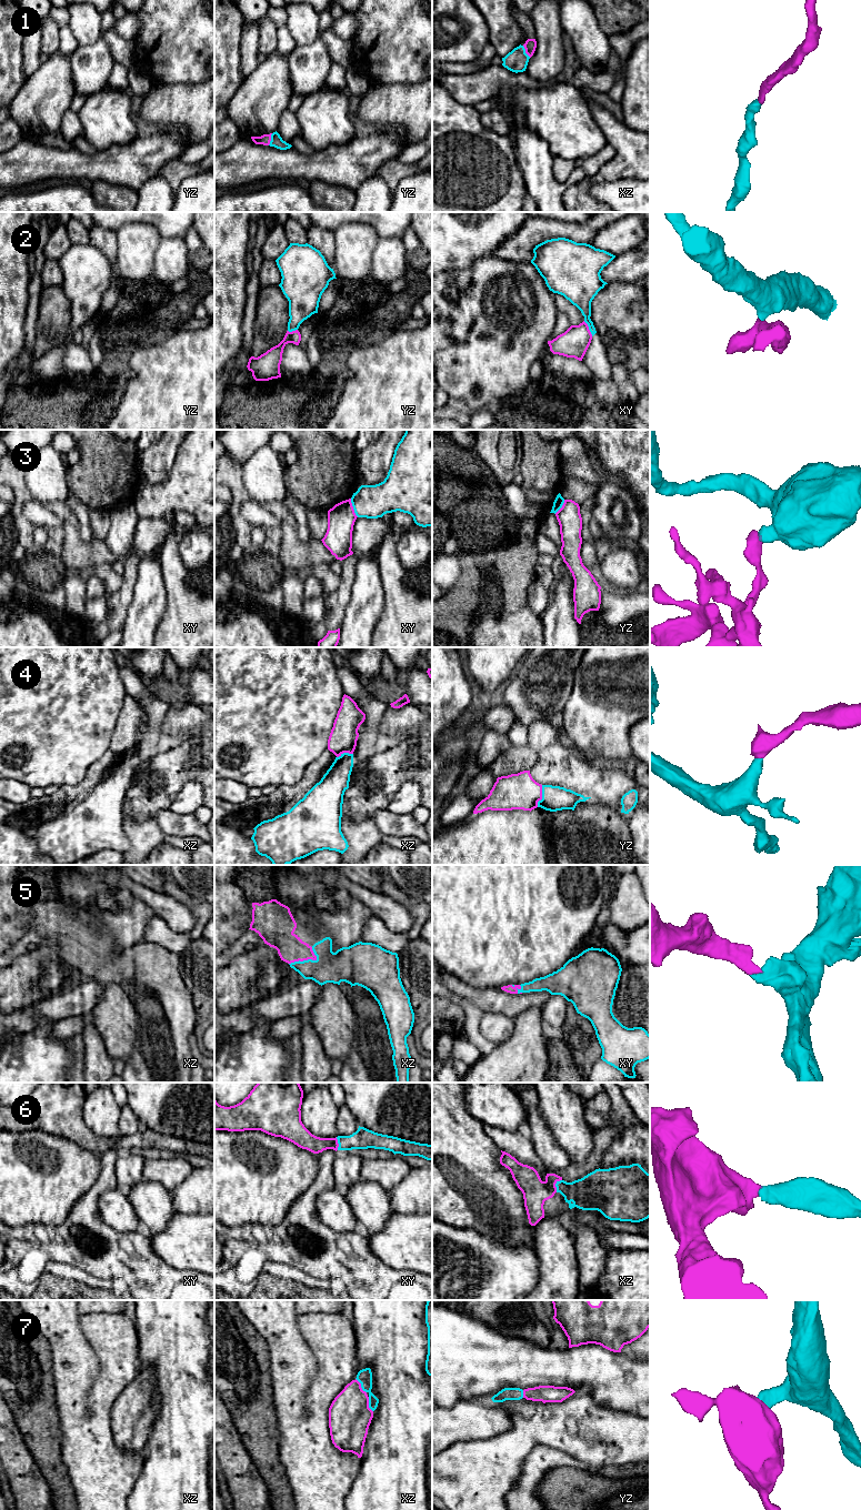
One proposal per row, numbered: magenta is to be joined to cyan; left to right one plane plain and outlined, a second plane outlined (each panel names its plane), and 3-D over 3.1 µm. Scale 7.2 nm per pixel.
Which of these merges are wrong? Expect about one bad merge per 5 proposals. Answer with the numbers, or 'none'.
2, 3

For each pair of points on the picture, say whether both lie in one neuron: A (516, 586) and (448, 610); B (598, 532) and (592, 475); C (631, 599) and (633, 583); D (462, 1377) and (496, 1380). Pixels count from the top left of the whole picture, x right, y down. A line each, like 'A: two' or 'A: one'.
A: one
B: two
C: two
D: one

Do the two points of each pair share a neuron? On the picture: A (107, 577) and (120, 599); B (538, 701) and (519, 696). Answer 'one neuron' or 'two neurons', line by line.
A: two neurons
B: one neuron

